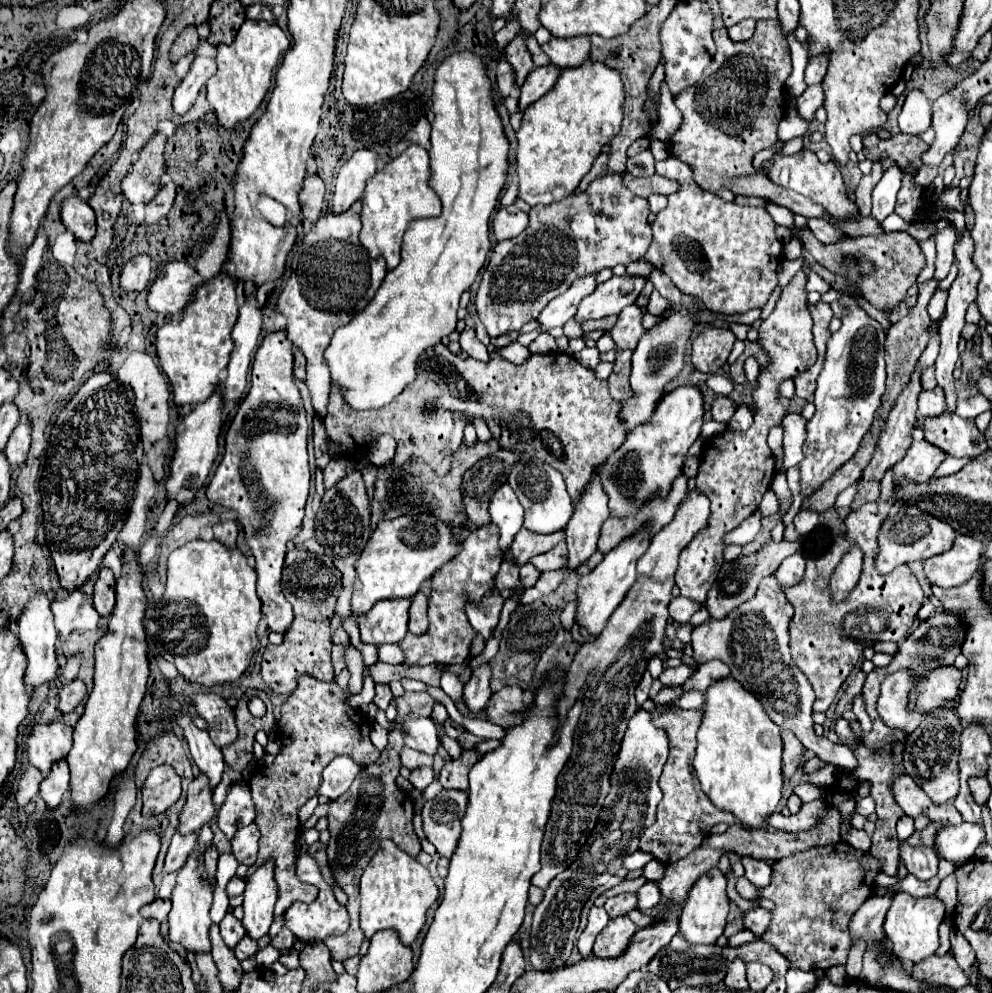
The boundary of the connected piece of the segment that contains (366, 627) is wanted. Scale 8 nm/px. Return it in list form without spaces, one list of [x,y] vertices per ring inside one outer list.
[[[378,600],[368,614],[358,616],[362,642],[382,646],[396,644],[406,636],[410,600]]]

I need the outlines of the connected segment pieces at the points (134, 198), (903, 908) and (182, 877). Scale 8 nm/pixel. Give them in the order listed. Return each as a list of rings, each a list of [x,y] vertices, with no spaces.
[[[156,134],[142,148],[132,172],[122,180],[122,192],[132,204],[148,204],[160,192],[162,178],[166,174],[164,148],[166,136]]]
[[[898,892],[894,896],[894,902],[886,914],[884,920],[884,932],[888,940],[894,944],[894,954],[900,960],[910,960],[910,962],[920,962],[928,956],[932,956],[940,942],[938,942],[938,926],[944,920],[944,904],[936,896],[926,896],[926,898],[914,898],[906,892]]]
[[[194,854],[188,858],[186,866],[178,874],[178,884],[172,892],[172,910],[168,914],[168,924],[170,924],[168,938],[170,942],[186,948],[190,954],[208,954],[212,950],[210,936],[208,936],[208,930],[212,926],[212,920],[210,920],[212,886],[202,882],[202,876],[196,872],[196,868],[198,868],[198,858]]]

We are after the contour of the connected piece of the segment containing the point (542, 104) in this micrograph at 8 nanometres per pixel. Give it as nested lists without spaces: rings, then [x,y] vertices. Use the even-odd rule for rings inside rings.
[[[588,58],[580,66],[562,70],[552,92],[544,94],[540,100],[536,100],[536,104],[530,104],[522,114],[522,128],[516,132],[518,138],[516,174],[520,186],[518,196],[526,204],[536,206],[560,202],[562,198],[572,194],[580,184],[580,180],[590,172],[602,146],[608,144],[620,132],[622,106],[624,106],[624,86],[618,70],[592,58]]]

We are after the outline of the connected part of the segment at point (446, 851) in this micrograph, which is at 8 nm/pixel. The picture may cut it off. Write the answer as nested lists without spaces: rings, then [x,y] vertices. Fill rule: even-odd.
[[[442,790],[422,808],[424,834],[440,856],[450,858],[460,838],[460,816],[466,810],[468,794],[462,790]]]

